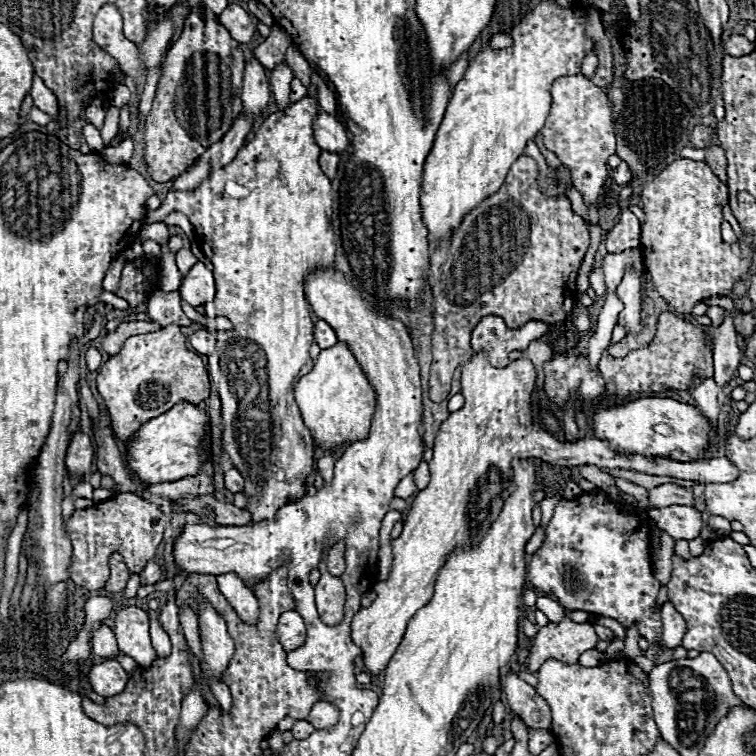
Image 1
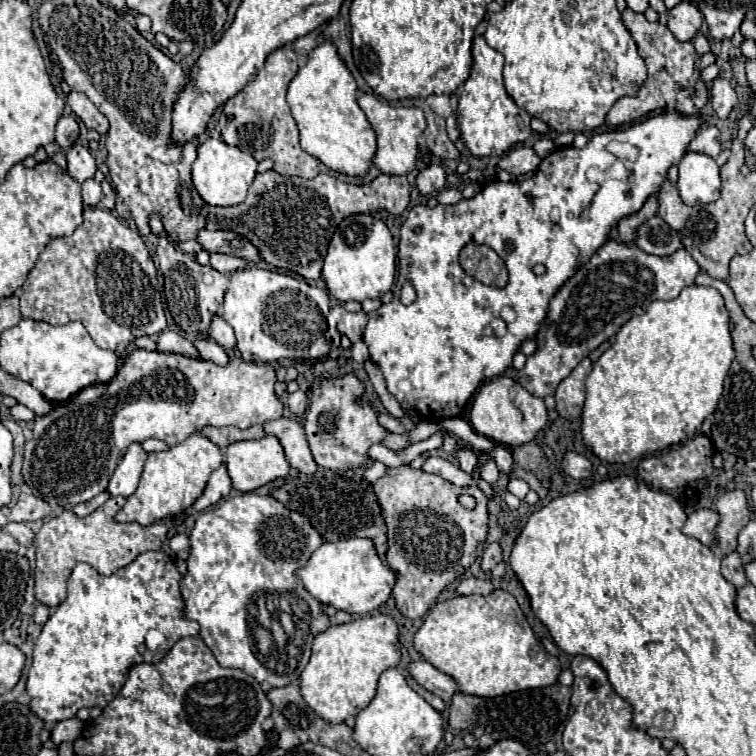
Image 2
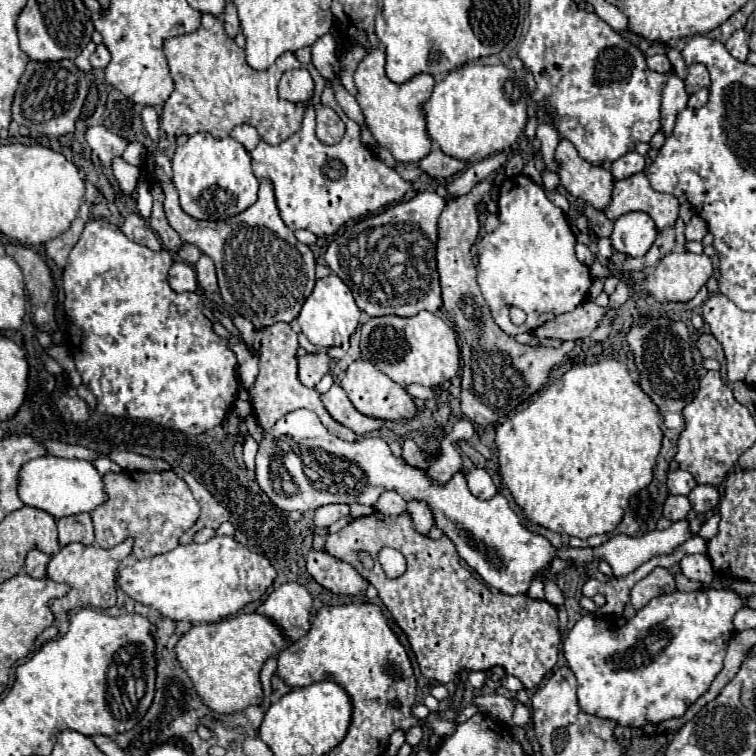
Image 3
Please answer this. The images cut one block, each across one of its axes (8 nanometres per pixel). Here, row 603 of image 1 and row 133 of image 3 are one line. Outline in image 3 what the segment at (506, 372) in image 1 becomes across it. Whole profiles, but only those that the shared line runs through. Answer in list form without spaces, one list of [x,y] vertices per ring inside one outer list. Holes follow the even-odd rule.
[[[372,50],[356,68],[354,82],[358,86],[358,104],[362,106],[366,124],[370,126],[378,144],[386,146],[398,162],[420,162],[432,150],[432,140],[426,130],[426,116],[424,116],[424,102],[428,102],[434,76],[432,74],[418,74],[410,82],[394,84],[384,72],[384,50]]]

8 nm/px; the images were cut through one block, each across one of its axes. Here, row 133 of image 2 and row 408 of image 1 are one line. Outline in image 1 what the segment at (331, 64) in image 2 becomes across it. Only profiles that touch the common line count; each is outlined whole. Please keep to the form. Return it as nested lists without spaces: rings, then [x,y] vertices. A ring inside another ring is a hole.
[[[338,342],[336,346],[322,350],[314,370],[302,376],[294,386],[294,396],[316,448],[336,450],[346,442],[364,440],[368,436],[376,398],[368,378],[346,344]]]

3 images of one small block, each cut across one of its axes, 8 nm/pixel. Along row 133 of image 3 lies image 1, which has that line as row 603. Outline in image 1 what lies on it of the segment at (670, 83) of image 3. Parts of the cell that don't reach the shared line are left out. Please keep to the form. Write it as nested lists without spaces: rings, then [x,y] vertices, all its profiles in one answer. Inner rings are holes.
[[[670,602],[660,606],[660,614],[662,614],[662,624],[664,624],[660,646],[668,646],[668,648],[680,646],[682,638],[686,634],[686,620]]]

